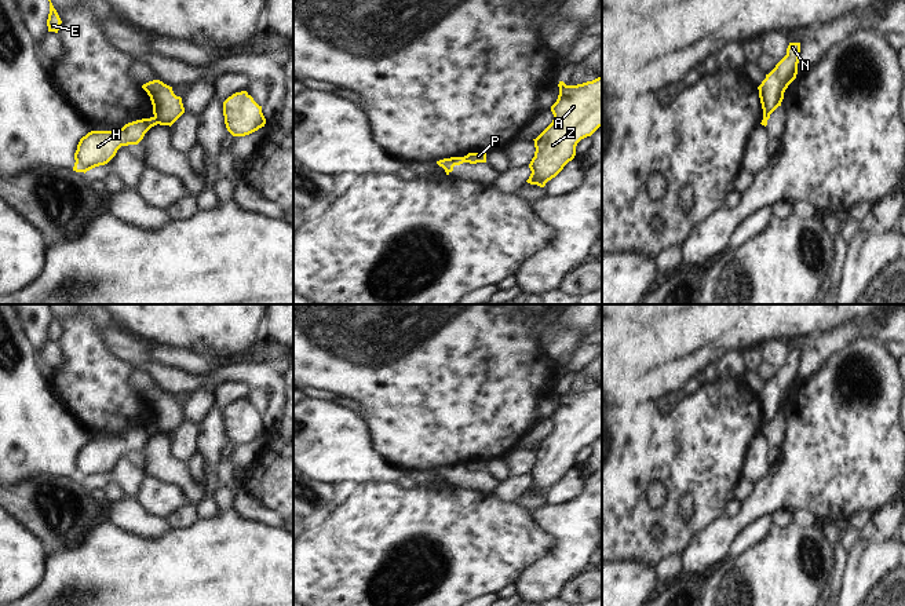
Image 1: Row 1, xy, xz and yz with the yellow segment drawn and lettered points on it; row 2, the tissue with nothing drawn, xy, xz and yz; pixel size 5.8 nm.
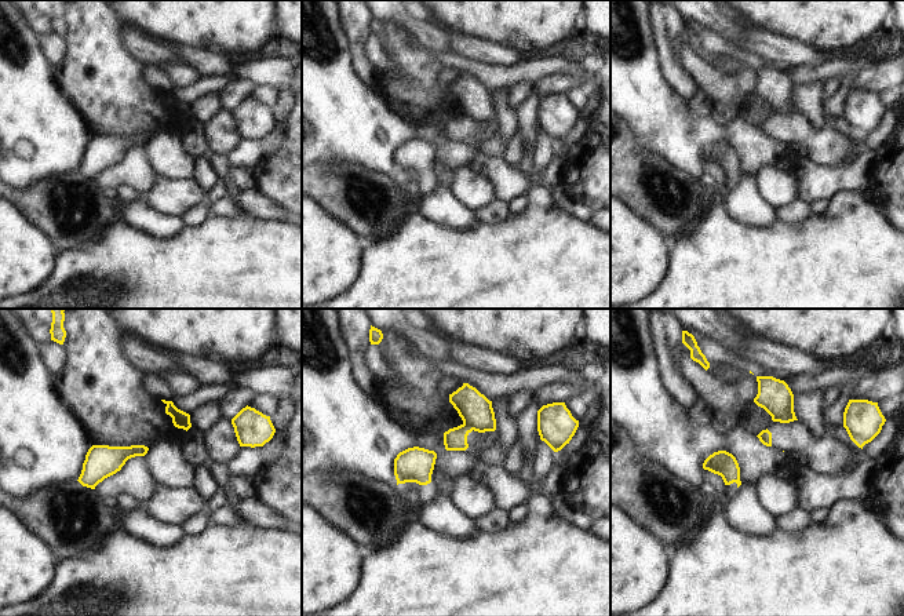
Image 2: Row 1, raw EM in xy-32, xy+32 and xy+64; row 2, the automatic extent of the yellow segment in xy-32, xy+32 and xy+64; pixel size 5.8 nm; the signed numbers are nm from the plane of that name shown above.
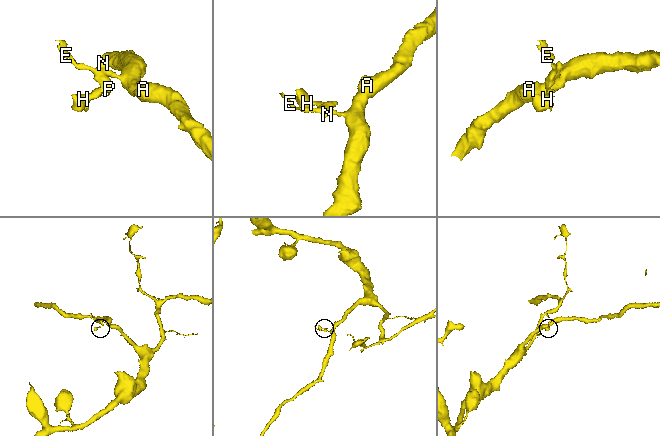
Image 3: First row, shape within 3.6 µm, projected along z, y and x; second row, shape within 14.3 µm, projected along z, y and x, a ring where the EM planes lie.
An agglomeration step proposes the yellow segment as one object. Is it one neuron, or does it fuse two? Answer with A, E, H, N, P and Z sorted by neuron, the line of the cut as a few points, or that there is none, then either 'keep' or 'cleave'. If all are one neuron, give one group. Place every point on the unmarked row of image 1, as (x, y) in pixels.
A E N P Z / H; cut in xy along (153, 426), (157, 431); cleave

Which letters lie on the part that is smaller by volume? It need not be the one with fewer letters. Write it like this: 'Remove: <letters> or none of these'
Remove: H

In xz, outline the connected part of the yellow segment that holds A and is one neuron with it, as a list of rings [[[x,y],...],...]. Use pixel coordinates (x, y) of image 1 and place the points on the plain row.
[[[602,386],[577,394],[559,390],[552,431],[536,446],[530,493],[544,496],[576,464],[577,452],[602,435]]]

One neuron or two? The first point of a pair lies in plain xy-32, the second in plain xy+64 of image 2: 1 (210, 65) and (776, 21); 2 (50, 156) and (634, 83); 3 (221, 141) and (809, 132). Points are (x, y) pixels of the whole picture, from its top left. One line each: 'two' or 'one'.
1: two
2: one
3: two

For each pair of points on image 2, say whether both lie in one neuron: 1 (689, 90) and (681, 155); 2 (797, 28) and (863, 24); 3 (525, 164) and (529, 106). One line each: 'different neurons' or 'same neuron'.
1: different neurons
2: same neuron
3: same neuron

